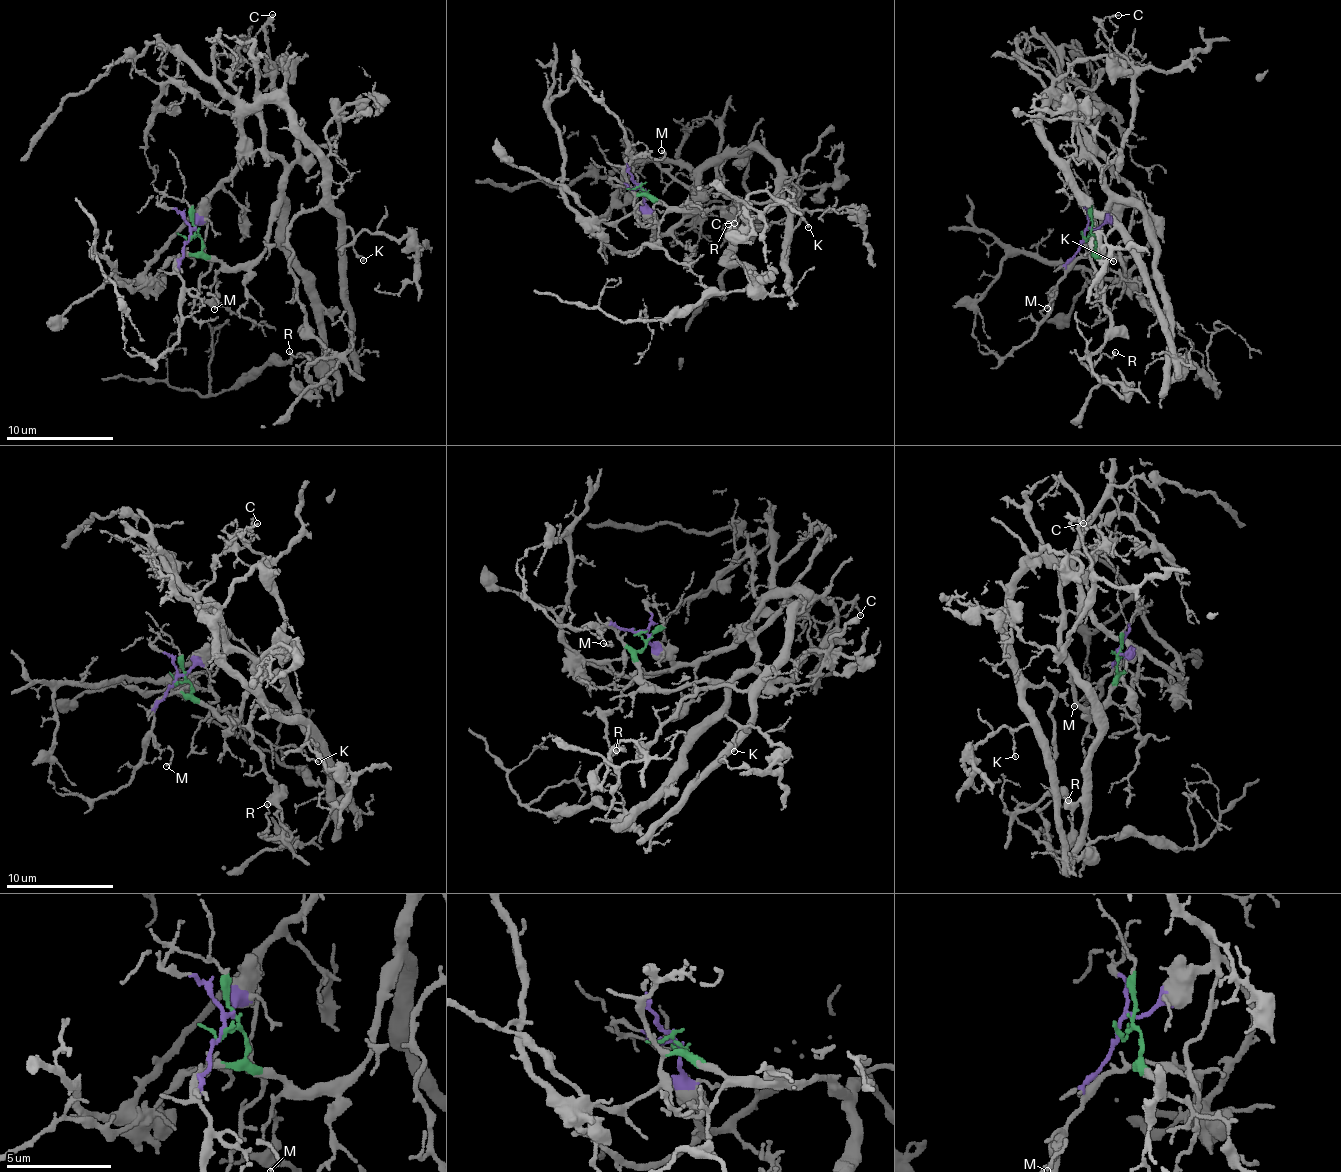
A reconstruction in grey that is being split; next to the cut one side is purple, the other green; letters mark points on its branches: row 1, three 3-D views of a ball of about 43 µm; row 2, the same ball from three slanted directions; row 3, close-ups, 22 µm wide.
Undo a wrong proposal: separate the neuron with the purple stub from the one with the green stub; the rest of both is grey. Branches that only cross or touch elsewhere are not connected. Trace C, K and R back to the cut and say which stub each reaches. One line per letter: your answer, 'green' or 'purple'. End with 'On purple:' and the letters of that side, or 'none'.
C: green
K: purple
R: purple
On purple: K, R

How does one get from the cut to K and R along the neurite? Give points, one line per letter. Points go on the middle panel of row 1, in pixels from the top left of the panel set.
K: (639, 185), (646, 220), (669, 233), (695, 209), (698, 176), (758, 149), (795, 226), (799, 212), (809, 226)
R: (639, 185), (669, 233), (698, 176), (758, 149), (776, 193), (736, 201), (775, 203), (727, 224)

